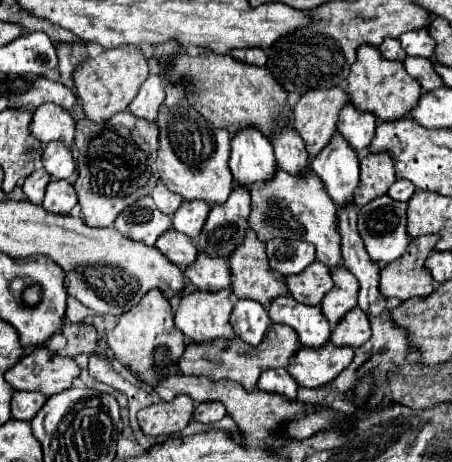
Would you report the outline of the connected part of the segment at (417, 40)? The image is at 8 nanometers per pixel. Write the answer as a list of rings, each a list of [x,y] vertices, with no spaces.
[[[426,30],[404,32],[398,40],[402,42],[402,48],[406,50],[408,56],[424,56],[424,58],[432,58],[434,56],[436,42],[430,38],[430,34]]]

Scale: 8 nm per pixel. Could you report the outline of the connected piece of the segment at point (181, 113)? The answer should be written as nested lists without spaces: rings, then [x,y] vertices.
[[[164,108],[158,114],[158,126],[160,126],[160,150],[156,166],[160,172],[160,180],[168,186],[168,190],[180,194],[186,200],[182,202],[180,210],[176,210],[176,214],[172,216],[174,228],[196,240],[208,218],[210,206],[224,204],[232,192],[232,172],[228,170],[230,132],[214,128],[208,120],[202,118],[202,114],[198,114],[192,108],[190,110]]]

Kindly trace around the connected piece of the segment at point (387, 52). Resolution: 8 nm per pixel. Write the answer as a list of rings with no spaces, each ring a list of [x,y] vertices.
[[[394,38],[384,40],[384,42],[378,46],[378,50],[380,50],[380,54],[382,54],[386,60],[398,60],[398,62],[402,62],[402,60],[406,58],[404,50],[400,48],[400,42],[394,40]]]

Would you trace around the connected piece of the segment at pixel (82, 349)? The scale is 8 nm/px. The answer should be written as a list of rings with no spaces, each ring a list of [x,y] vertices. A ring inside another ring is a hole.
[[[72,324],[64,328],[64,336],[68,340],[66,348],[60,350],[60,356],[78,356],[78,354],[94,354],[96,352],[96,330],[92,326]]]

